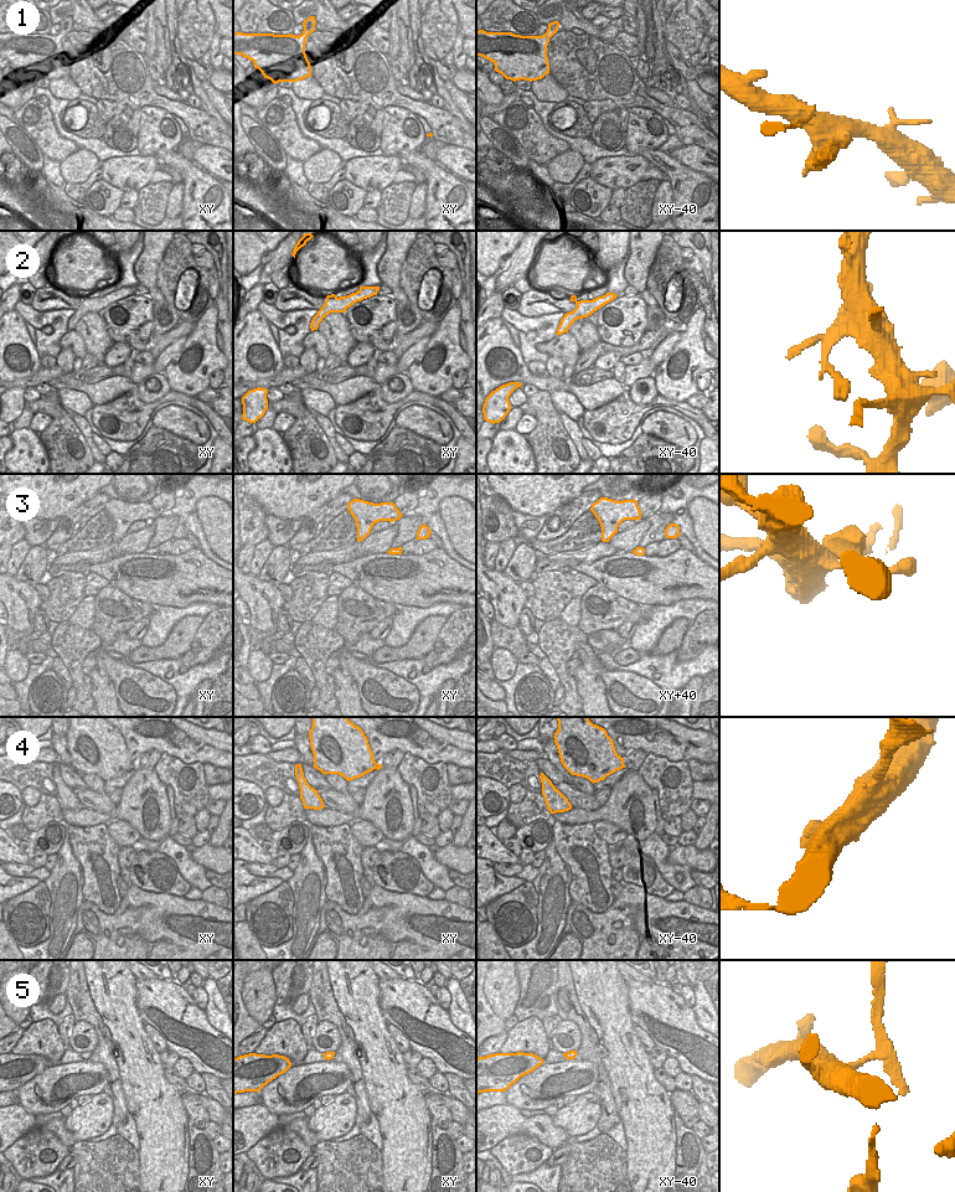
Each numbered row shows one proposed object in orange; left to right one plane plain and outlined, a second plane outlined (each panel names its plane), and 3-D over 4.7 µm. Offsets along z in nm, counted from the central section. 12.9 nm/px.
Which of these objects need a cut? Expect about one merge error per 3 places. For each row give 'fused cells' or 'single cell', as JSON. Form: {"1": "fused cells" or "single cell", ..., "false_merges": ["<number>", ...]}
{"1": "single cell", "2": "single cell", "3": "single cell", "4": "single cell", "5": "fused cells", "false_merges": ["5"]}

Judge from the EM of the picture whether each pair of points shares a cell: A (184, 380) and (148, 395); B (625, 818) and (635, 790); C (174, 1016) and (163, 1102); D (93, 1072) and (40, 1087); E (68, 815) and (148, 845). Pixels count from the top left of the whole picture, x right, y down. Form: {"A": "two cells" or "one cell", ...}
{"A": "two cells", "B": "one cell", "C": "two cells", "D": "one cell", "E": "two cells"}

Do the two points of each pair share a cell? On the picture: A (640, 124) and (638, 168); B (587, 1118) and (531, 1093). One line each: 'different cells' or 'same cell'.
A: different cells
B: different cells

